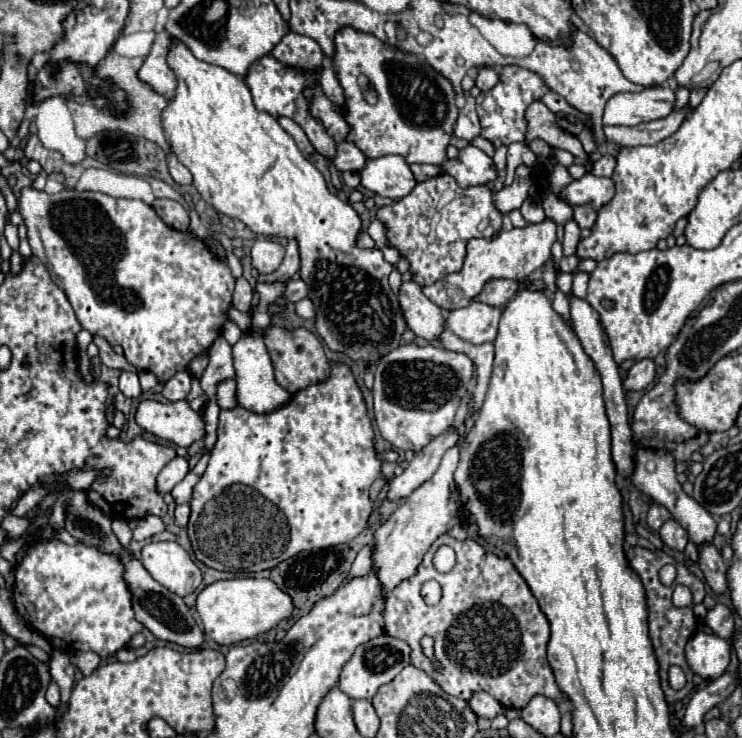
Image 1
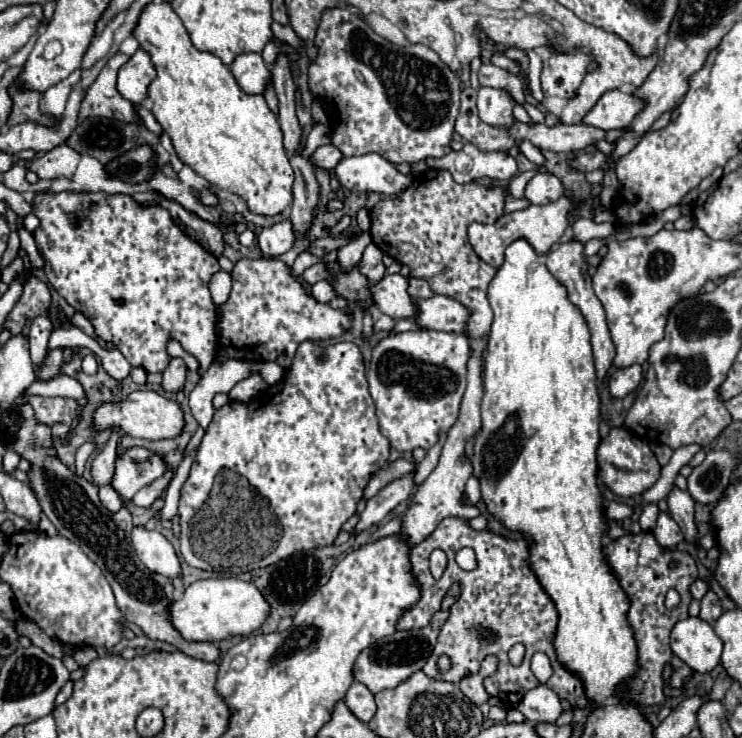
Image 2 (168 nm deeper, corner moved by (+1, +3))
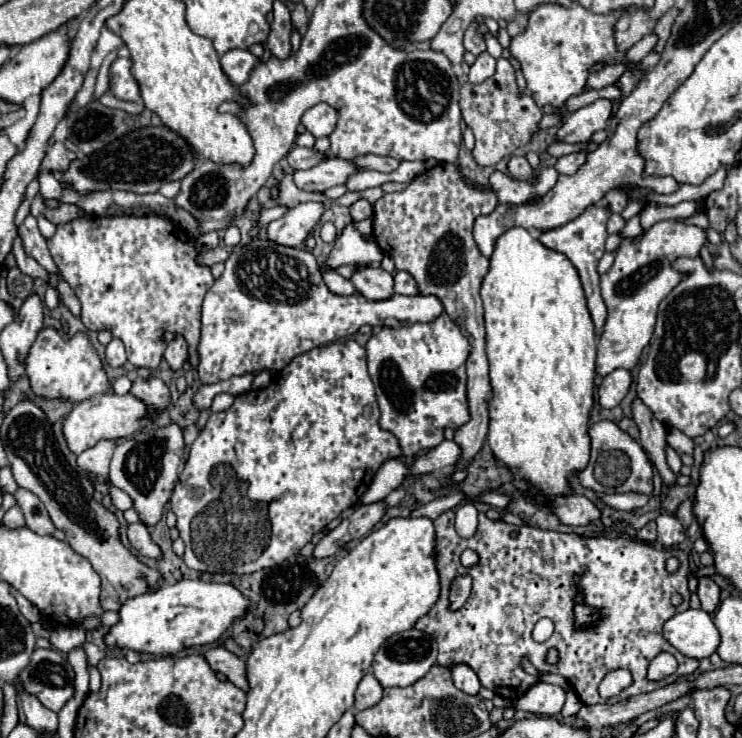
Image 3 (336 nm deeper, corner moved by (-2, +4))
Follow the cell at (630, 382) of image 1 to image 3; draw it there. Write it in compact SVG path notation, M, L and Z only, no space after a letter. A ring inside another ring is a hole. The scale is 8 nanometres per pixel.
M615 370L603 378L601 386L597 388L599 406L601 408L615 408L625 398L631 386L631 372L629 370Z

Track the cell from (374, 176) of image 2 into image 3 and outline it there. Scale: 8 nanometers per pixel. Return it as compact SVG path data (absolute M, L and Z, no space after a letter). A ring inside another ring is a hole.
M329 156L321 160L321 164L309 168L309 170L295 170L293 182L297 188L305 192L323 192L331 186L345 184L351 174L355 174L357 168L349 160L341 160L335 156Z

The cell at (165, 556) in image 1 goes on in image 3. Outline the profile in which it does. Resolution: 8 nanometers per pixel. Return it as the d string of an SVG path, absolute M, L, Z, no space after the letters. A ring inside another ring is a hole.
M137 522L137 524L129 524L127 526L127 538L129 538L129 544L143 556L149 556L149 558L161 558L161 550L159 546L151 540L149 536L149 530L145 524Z

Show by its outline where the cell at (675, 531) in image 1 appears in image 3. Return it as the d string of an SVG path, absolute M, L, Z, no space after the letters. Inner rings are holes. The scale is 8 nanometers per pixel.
M661 514L657 518L657 542L663 548L677 546L685 540L685 528L673 514Z

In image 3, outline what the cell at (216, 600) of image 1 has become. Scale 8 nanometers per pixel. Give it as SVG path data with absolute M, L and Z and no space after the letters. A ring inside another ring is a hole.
M179 580L173 586L161 586L157 592L135 596L119 608L119 622L105 634L107 646L119 646L123 650L147 652L153 656L177 654L183 648L203 646L219 640L233 620L243 616L249 600L229 584L203 582L203 580Z

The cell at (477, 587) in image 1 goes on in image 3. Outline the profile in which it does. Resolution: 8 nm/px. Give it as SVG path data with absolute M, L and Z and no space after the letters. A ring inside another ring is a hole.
M453 510L443 512L433 522L437 532L437 570L441 576L441 596L429 614L415 624L417 630L435 636L439 644L437 664L469 664L485 688L493 690L505 700L515 700L537 682L537 678L529 676L521 666L521 660L527 656L537 670L555 672L567 678L581 696L581 702L587 706L597 702L617 704L635 694L653 692L673 684L681 676L689 676L697 670L699 660L683 656L663 638L665 620L689 608L689 560L679 548L669 550L669 558L675 556L681 562L679 570L669 574L665 568L665 550L655 550L651 544L641 544L627 538L583 538L577 534L551 532L533 526L515 526L503 520L495 522L485 514L479 514L477 534L469 540L463 540L457 536L453 522ZM465 548L477 548L479 554L479 562L471 568L459 564L459 556ZM465 574L473 578L473 590L459 610L449 610L451 580ZM579 582L583 582L585 606L591 606L599 612L599 618L589 626L575 626L573 608ZM675 592L683 598L679 606L671 604L671 596ZM507 604L523 610L527 626L523 636L513 646L495 646L489 638L489 632L493 630L493 624L501 622L503 608ZM541 618L551 618L555 632L547 642L537 644L531 638L531 630ZM551 648L559 652L557 664L547 662L547 652ZM661 652L671 652L677 658L679 668L669 678L651 682L647 680L647 666ZM615 668L629 670L633 674L633 682L617 696L601 700L597 686L603 676Z

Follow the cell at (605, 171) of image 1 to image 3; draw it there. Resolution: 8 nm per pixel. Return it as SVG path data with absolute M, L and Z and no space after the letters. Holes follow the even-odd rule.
M573 152L573 154L567 154L567 156L559 158L557 164L555 164L555 170L559 174L573 174L573 172L577 172L577 168L583 162L585 162L585 154L583 152Z

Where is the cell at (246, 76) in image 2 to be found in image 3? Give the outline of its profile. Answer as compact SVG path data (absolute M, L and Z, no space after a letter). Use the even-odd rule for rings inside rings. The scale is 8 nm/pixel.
M229 50L219 58L219 62L225 76L233 84L243 84L249 78L253 66L257 64L257 58L247 50Z

